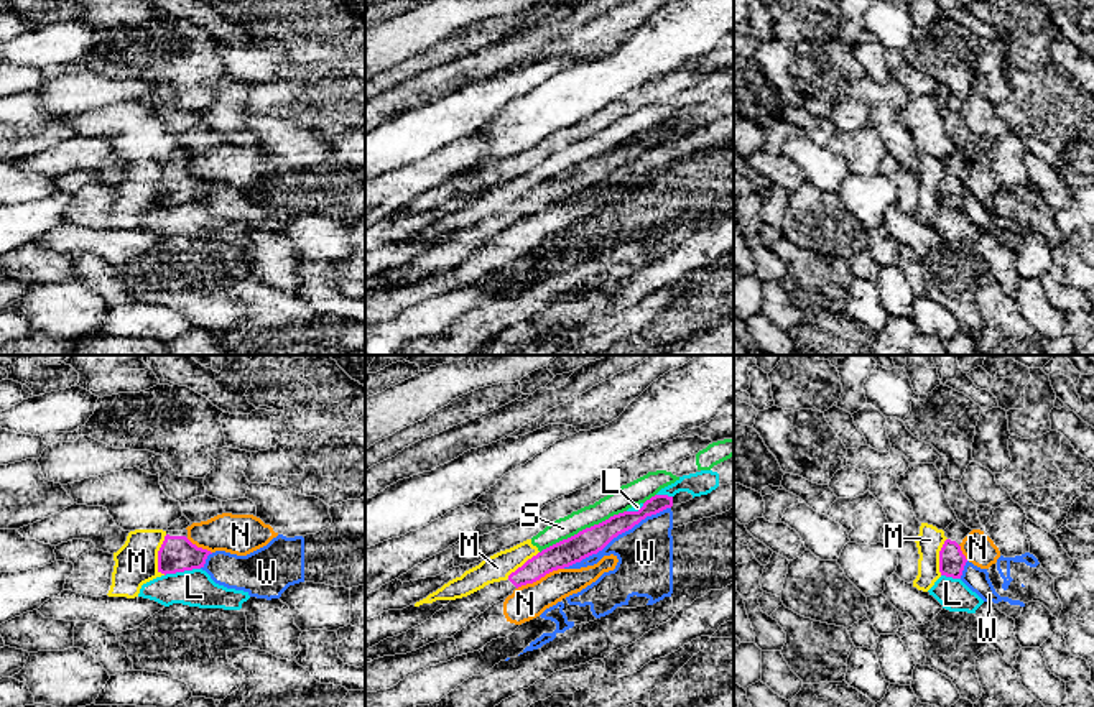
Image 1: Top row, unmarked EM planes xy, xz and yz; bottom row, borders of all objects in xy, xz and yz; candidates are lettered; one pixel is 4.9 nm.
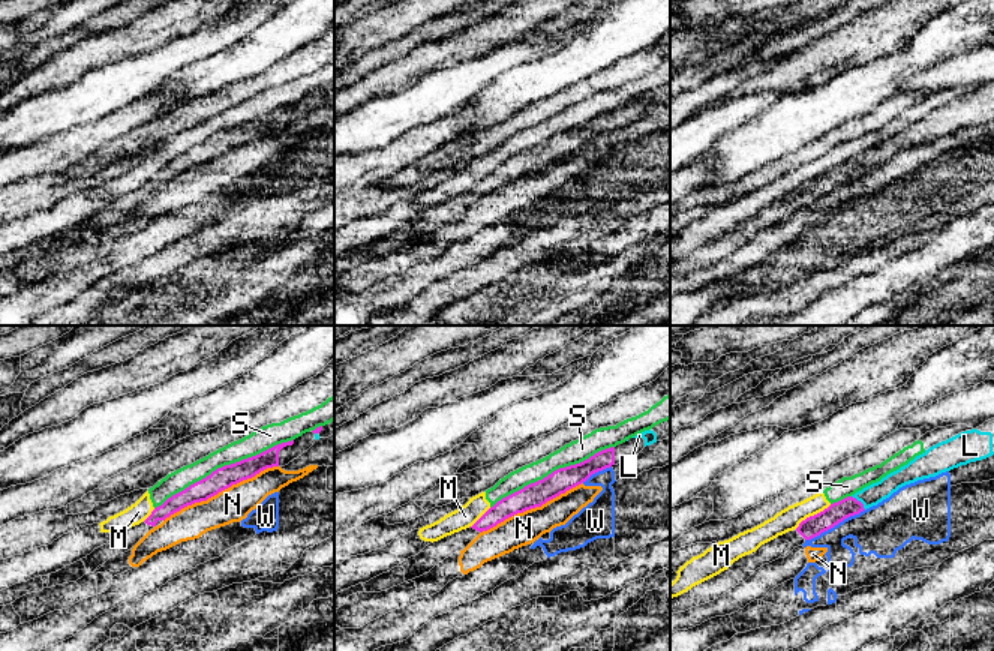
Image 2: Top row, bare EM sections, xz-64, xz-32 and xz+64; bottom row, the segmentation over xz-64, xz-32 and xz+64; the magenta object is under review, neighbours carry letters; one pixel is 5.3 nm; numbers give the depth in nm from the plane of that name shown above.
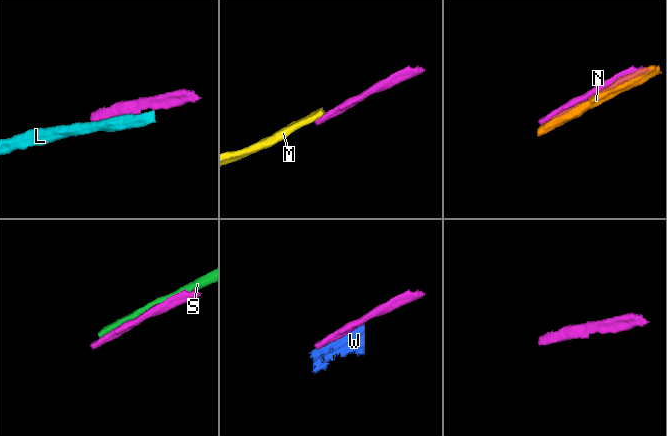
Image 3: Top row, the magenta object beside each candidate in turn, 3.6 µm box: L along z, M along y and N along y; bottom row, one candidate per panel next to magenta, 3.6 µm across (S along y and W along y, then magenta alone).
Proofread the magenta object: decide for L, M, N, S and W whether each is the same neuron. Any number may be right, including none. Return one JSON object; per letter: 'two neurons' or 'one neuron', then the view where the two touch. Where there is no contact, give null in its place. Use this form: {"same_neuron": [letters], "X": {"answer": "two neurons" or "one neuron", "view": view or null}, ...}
{"same_neuron": [], "L": {"answer": "two neurons", "view": "xy"}, "M": {"answer": "two neurons", "view": "xy"}, "N": {"answer": "two neurons", "view": "xz"}, "S": {"answer": "two neurons", "view": "xz"}, "W": {"answer": "two neurons", "view": "xz"}}

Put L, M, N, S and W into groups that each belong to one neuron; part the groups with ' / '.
L / M S / N / W

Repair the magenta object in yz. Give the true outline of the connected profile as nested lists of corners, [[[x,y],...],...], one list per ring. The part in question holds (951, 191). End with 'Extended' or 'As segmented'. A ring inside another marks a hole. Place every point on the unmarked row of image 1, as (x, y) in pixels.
[[[959,151],[953,153],[944,161],[944,164],[948,166],[948,171],[944,173],[944,176],[939,183],[939,204],[941,204],[941,207],[961,210],[967,191],[962,186],[959,176],[971,163],[972,161],[967,159]]]. Extended

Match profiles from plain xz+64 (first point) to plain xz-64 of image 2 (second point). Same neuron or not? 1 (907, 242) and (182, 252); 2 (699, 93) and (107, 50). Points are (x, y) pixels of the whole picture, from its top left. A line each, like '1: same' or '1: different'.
1: same
2: same

